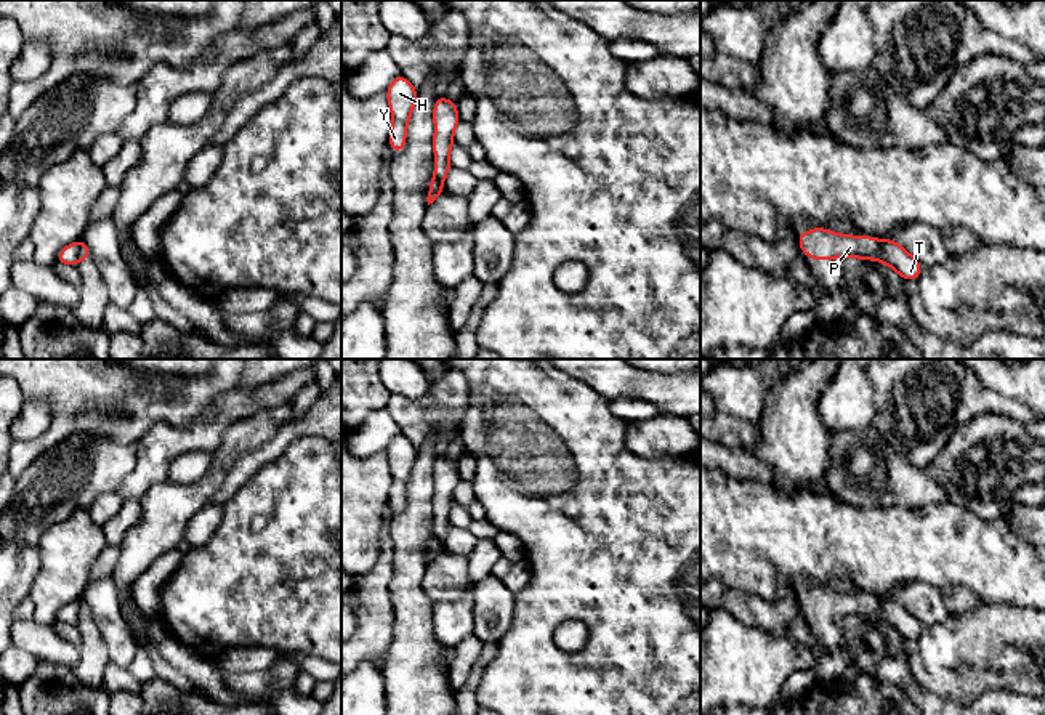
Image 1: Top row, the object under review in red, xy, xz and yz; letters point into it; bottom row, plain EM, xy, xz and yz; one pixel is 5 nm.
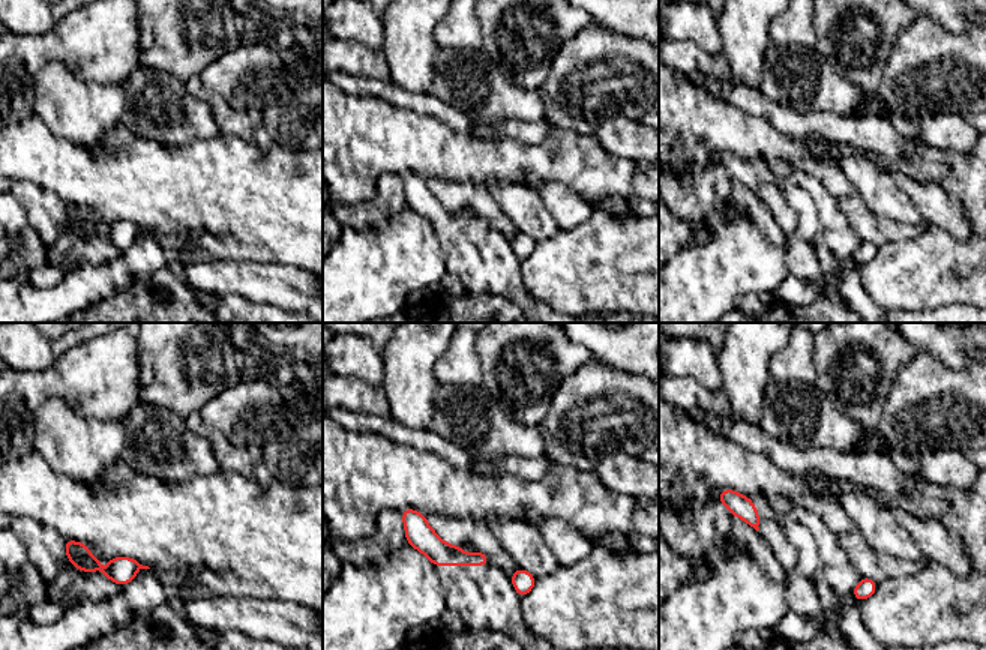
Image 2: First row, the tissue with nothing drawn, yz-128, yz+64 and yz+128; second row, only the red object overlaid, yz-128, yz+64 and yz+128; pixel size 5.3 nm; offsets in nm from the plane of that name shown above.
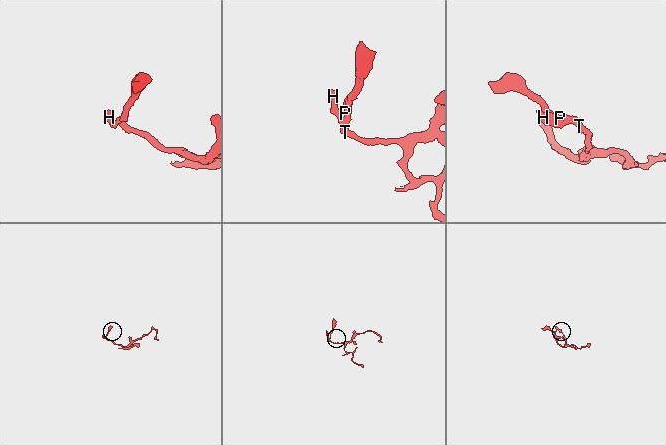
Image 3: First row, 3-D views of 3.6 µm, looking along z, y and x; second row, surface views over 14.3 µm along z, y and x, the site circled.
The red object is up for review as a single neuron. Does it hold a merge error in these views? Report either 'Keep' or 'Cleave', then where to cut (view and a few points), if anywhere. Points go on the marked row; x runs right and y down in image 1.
Cleave. Split along xy (79, 241), (80, 258)

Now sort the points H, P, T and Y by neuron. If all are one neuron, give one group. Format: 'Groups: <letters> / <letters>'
Groups: H T Y / P

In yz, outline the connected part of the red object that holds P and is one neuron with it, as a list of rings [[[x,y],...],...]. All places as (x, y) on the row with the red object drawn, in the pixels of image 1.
[[[822,228],[803,231],[797,244],[811,260],[832,260],[846,257],[872,260],[877,258],[880,252],[880,240],[875,237],[837,234]]]

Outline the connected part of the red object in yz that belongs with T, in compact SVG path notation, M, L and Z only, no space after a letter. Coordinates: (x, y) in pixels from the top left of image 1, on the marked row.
M891 239L880 240L880 252L875 263L883 261L893 268L899 277L915 281L920 277L922 263L918 263L904 247Z

